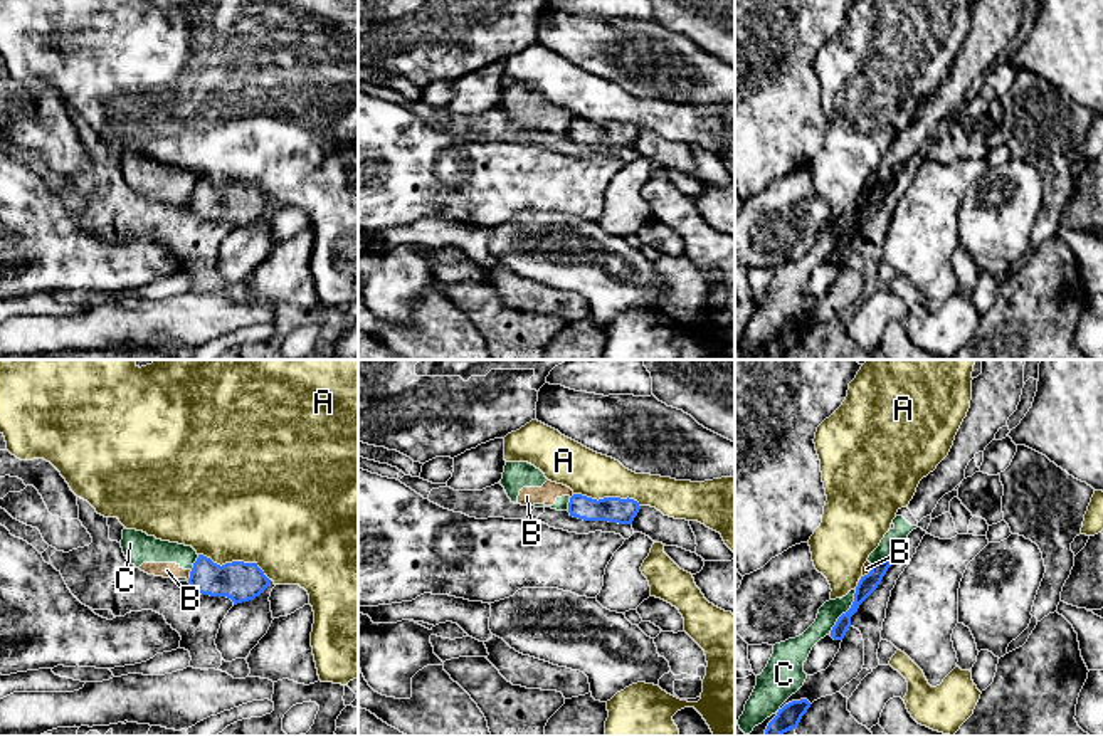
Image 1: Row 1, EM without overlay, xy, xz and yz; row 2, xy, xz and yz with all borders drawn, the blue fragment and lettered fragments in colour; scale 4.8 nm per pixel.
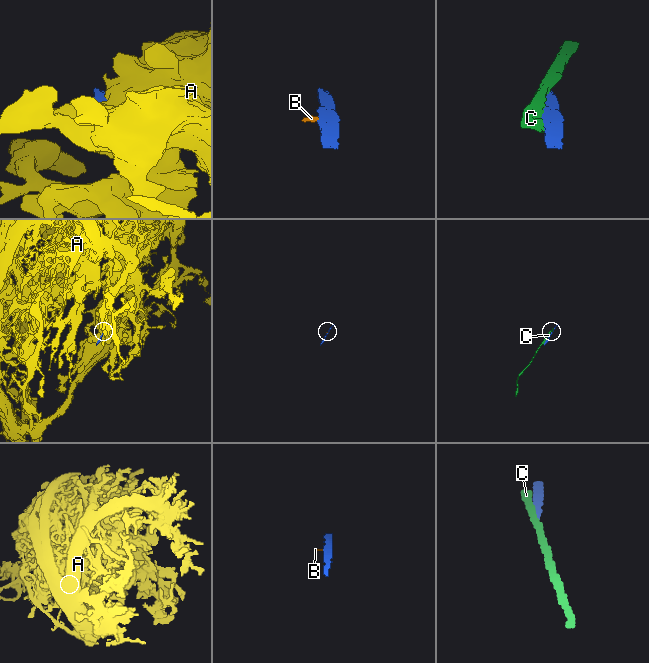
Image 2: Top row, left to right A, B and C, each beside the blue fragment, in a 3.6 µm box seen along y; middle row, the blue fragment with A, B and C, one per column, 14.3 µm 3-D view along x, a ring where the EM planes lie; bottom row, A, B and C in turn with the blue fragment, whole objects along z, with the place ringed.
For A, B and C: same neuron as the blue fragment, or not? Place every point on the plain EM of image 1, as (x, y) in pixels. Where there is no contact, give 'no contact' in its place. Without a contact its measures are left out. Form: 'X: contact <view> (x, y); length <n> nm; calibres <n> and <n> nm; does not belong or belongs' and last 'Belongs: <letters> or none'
A: contact xy (234, 185); length 360 nm; calibres 190 and 500 nm; does not belong
B: contact xy (190, 199); length 50 nm; calibres 190 and 80 nm; does not belong
C: contact yz (848, 234); length 260 nm; calibres 90 and 100 nm; does not belong
Belongs: none

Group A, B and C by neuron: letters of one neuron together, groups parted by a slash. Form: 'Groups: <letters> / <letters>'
Groups: A / B C

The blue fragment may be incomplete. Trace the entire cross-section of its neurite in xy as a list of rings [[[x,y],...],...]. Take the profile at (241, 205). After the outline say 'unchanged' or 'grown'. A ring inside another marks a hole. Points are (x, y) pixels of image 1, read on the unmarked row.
[[[198,178],[188,207],[202,218],[227,220],[237,229],[264,217],[269,210],[269,202],[257,187],[232,185],[220,190]]] | unchanged

